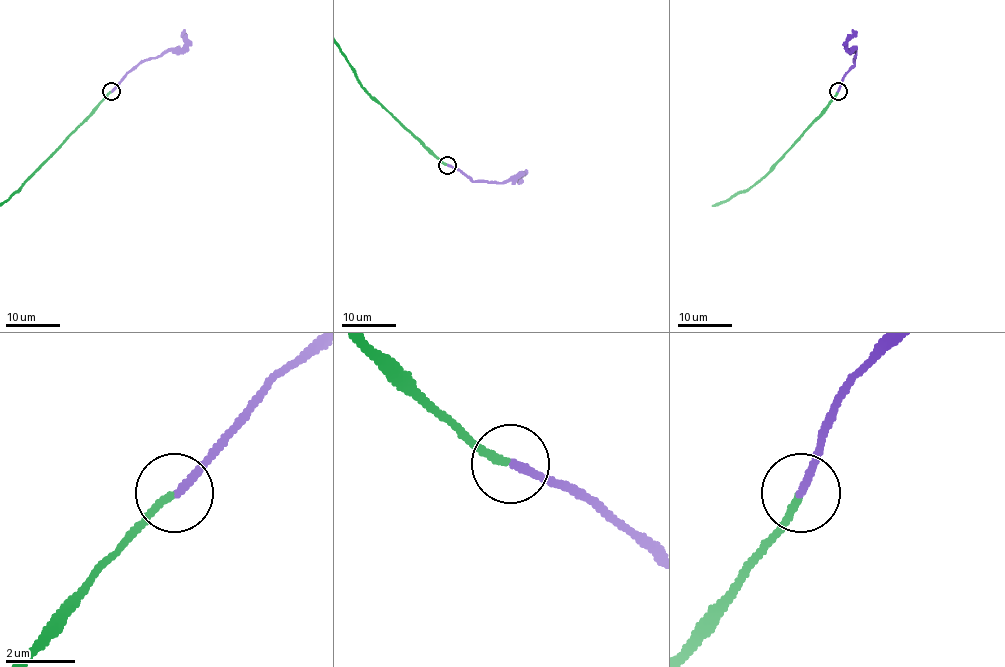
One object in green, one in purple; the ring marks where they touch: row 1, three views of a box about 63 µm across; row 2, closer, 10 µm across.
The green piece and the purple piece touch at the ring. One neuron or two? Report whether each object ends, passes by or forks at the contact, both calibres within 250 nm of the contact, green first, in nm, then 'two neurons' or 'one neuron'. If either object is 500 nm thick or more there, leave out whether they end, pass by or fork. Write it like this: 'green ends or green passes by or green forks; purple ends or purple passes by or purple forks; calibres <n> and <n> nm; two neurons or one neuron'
green ends; purple ends; calibres 200 and 240 nm; one neuron

